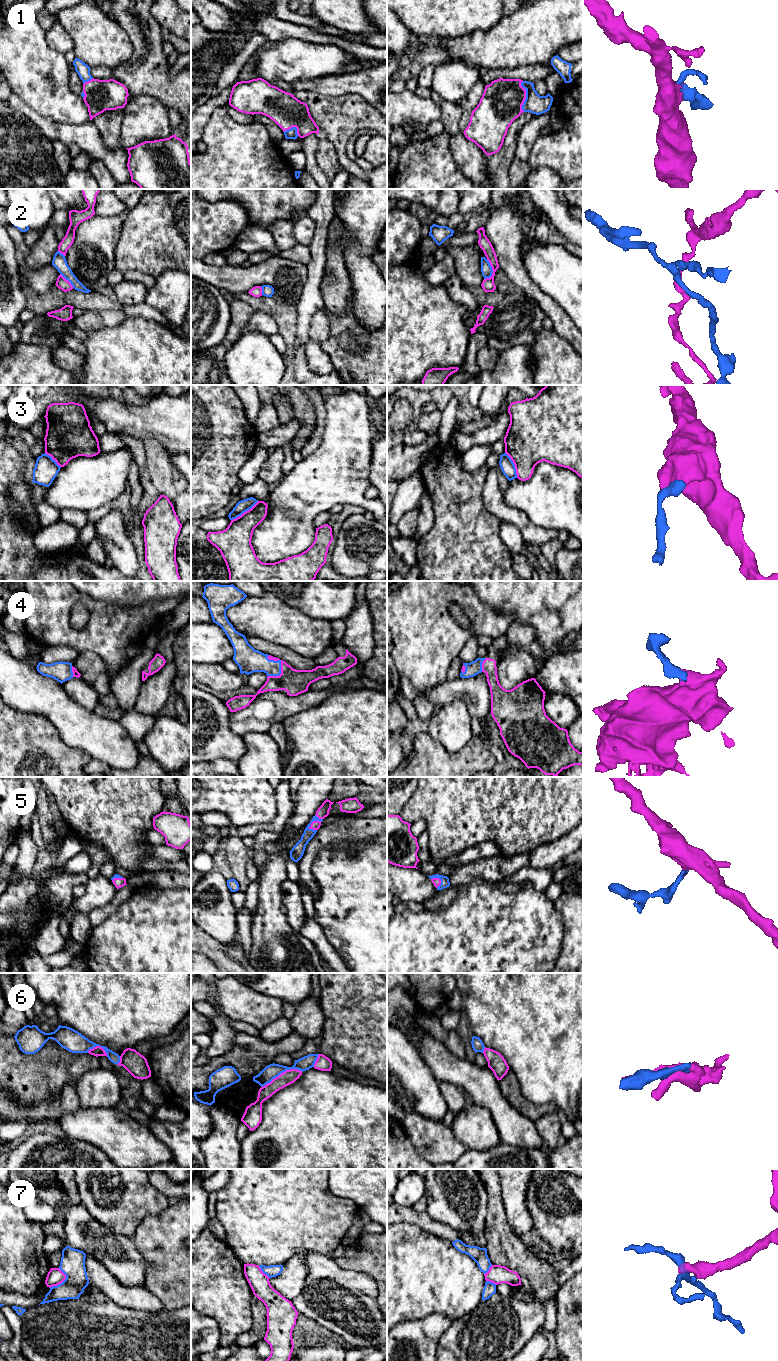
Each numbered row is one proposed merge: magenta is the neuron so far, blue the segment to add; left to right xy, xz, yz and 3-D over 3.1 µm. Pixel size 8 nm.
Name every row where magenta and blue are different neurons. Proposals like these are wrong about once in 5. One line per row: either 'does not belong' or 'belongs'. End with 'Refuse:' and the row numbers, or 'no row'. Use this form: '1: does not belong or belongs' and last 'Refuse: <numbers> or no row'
1: belongs
2: does not belong
3: belongs
4: belongs
5: belongs
6: belongs
7: does not belong
Refuse: 2, 7

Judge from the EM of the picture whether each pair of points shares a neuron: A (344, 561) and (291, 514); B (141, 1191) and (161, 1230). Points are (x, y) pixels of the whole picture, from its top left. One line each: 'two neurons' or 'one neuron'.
A: two neurons
B: two neurons

